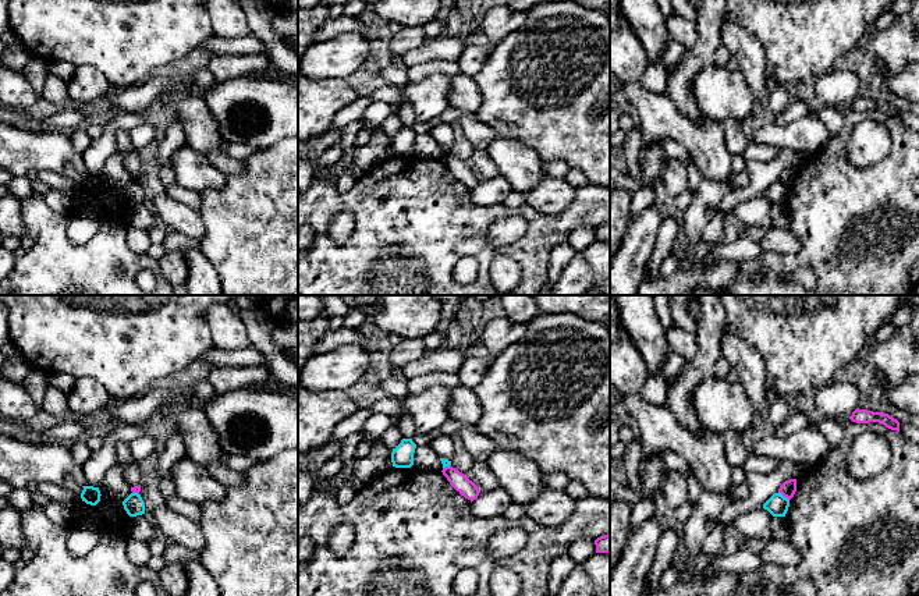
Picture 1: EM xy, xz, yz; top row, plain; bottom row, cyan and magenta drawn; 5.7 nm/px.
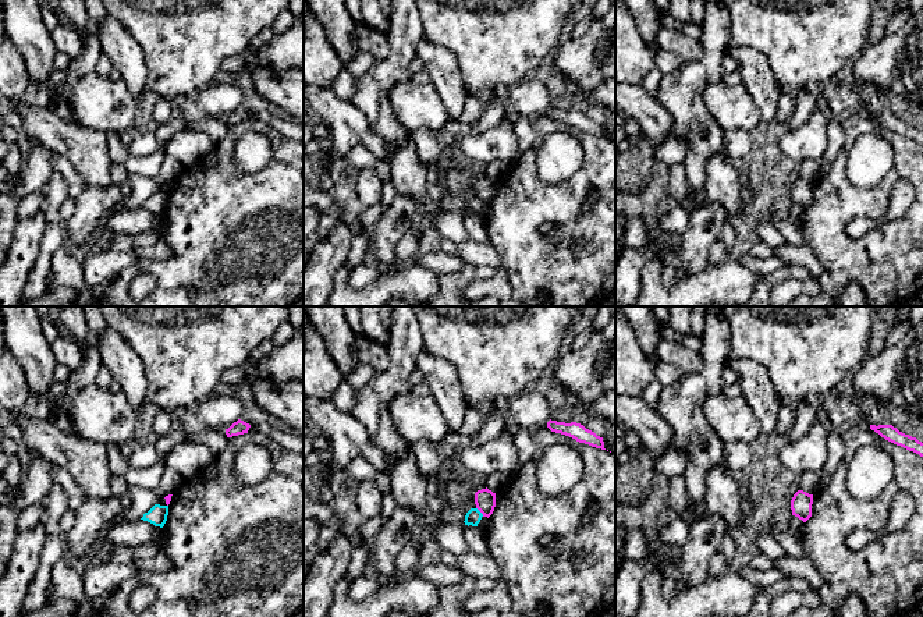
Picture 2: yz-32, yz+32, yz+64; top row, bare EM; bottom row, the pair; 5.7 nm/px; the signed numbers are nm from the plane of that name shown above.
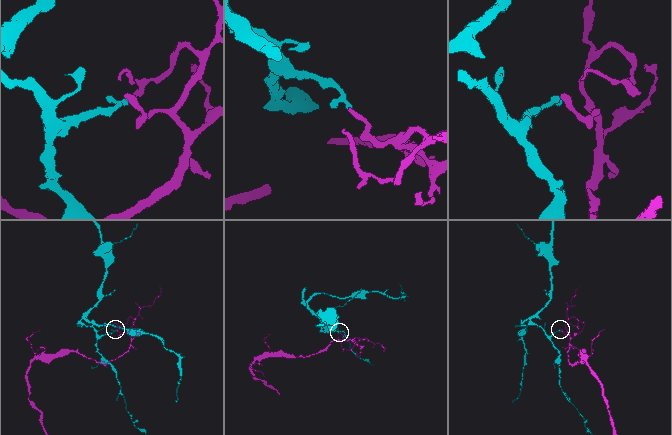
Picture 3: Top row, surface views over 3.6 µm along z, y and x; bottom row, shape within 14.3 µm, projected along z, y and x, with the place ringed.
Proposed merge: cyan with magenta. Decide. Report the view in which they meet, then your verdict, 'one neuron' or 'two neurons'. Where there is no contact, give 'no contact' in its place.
meets cyan in yz; two neurons

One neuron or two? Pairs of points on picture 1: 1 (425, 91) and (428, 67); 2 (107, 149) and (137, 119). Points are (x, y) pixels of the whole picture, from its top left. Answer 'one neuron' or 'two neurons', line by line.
1: two neurons
2: one neuron

